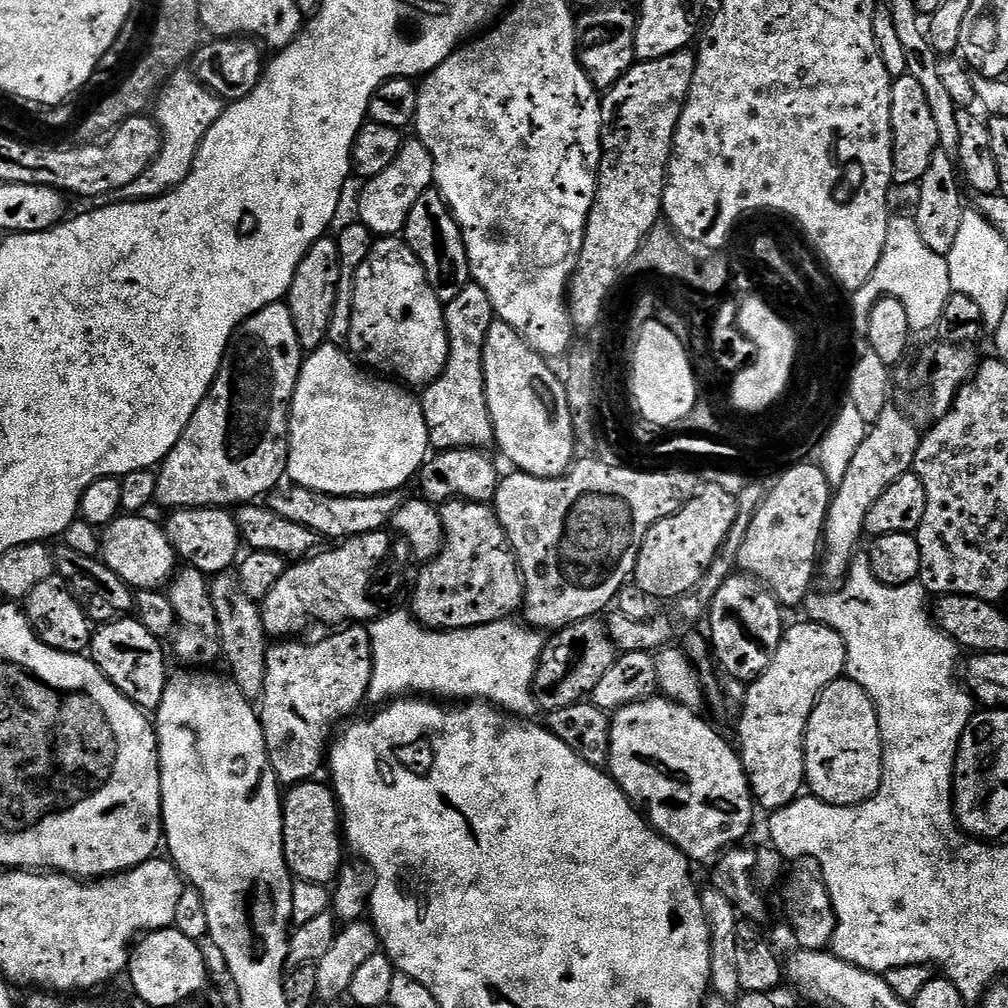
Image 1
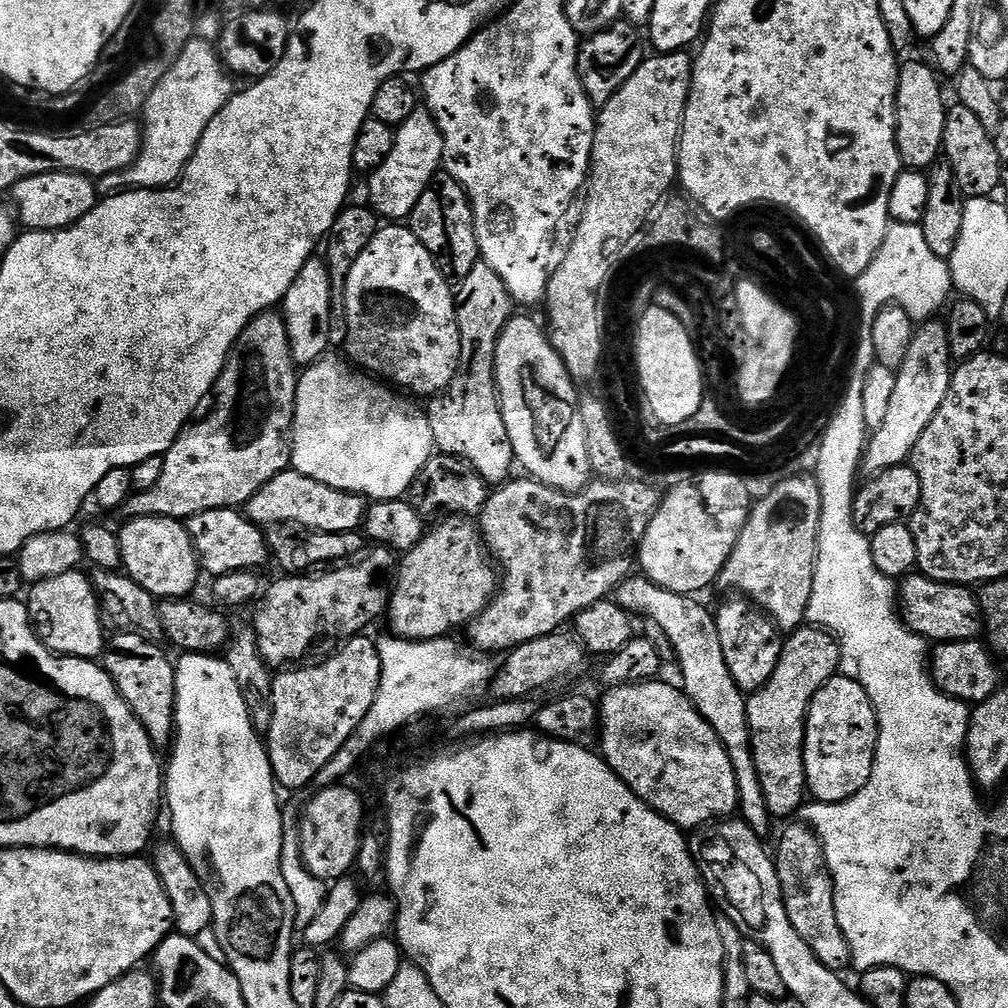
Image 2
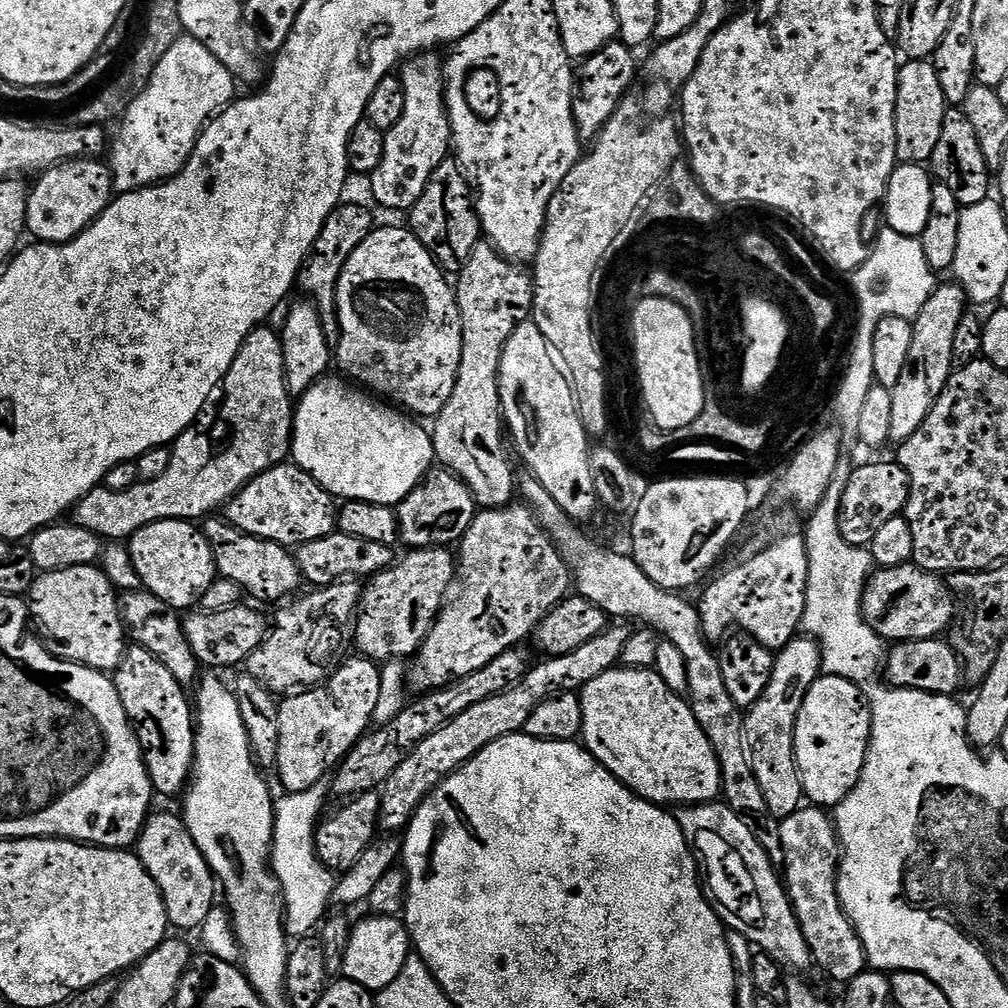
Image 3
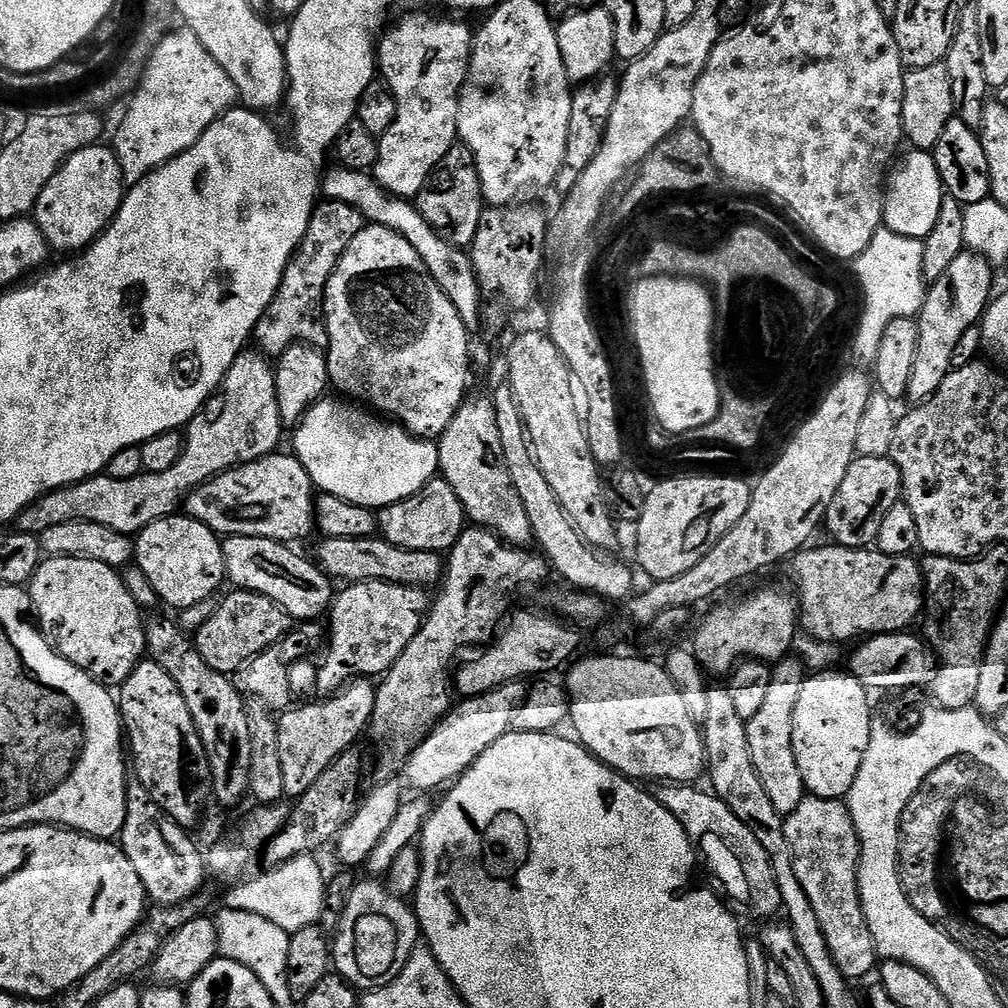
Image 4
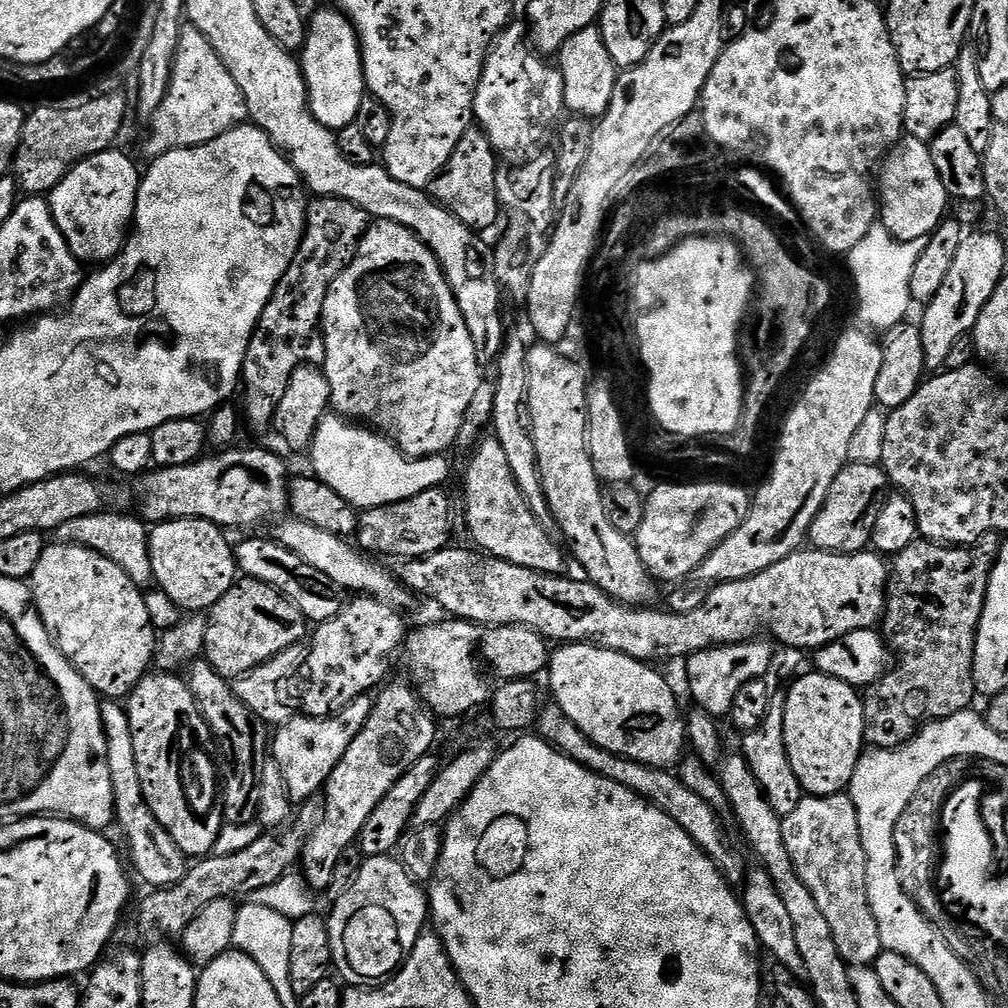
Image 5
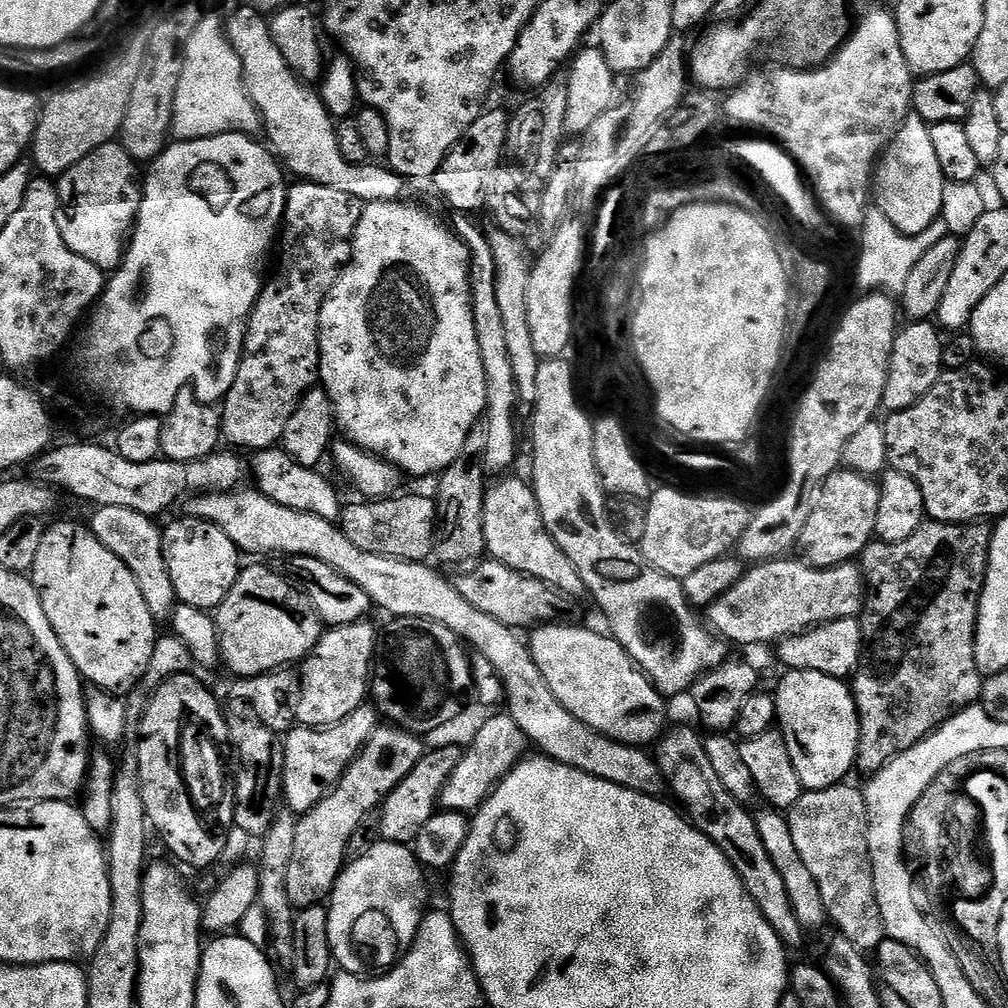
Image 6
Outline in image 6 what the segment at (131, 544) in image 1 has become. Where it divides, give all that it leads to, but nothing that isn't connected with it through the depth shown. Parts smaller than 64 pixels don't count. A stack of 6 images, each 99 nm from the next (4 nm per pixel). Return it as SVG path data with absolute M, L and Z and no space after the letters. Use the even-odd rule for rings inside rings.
M183 518L176 520L169 528L163 529L164 557L166 570L170 570L170 582L174 582L174 590L179 603L189 604L195 608L215 610L230 594L230 586L238 578L242 567L240 549L214 526L205 520Z

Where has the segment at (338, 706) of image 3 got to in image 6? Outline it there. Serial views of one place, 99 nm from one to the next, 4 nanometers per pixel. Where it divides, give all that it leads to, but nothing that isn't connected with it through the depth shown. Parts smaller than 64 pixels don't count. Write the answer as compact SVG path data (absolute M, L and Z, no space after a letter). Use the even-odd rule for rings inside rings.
M364 703L354 714L329 728L293 727L283 737L284 741L284 787L283 803L292 812L308 812L322 798L326 798L332 787L342 778L342 774L354 762L354 758L364 749L366 742L376 733L378 713L371 703Z

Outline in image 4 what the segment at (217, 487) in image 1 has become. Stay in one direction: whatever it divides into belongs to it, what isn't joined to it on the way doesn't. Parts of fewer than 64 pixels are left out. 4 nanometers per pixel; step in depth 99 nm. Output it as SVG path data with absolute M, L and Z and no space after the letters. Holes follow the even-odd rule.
M245 350L230 366L222 385L224 409L209 424L193 422L187 425L184 453L170 470L162 474L144 472L134 478L110 478L107 474L91 476L69 488L59 488L38 498L14 524L19 531L39 537L41 532L66 522L98 522L122 534L138 534L150 522L173 515L188 499L188 495L208 480L229 472L240 464L249 464L263 456L270 456L281 447L280 435L286 426L278 410L276 370L273 361L259 350Z

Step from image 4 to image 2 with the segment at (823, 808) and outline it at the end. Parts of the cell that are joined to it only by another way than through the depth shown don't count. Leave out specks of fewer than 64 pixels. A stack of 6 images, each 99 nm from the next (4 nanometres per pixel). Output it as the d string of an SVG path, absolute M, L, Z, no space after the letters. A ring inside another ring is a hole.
M807 823L792 824L780 836L774 848L776 873L780 883L780 893L786 906L786 914L790 918L790 926L798 930L802 942L814 950L814 958L822 962L822 966L831 972L843 973L852 963L850 946L846 942L846 934L838 922L836 903L834 902L834 886L832 875L826 866L824 851L816 833Z

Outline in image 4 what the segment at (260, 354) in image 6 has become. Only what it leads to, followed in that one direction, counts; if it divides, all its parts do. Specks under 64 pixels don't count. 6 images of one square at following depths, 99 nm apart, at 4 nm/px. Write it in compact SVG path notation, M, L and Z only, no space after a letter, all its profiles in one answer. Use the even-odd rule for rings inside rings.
M328 200L317 203L304 241L286 266L282 282L268 309L256 324L254 344L269 358L279 358L290 346L310 344L321 350L328 347L328 327L324 321L326 286L350 242L366 227L364 216L346 202Z

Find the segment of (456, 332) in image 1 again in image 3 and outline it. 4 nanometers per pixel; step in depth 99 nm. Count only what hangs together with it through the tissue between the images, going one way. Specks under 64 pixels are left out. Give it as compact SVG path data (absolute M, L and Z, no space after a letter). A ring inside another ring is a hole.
M481 242L464 263L464 269L455 277L456 305L462 322L462 362L458 382L454 382L454 394L450 394L450 402L442 406L434 418L433 424L436 425L430 428L435 459L468 487L481 509L507 508L518 492L518 476L512 473L512 464L508 461L509 445L506 443L506 425L500 407L500 363L510 334L514 334L519 324L525 323L532 314L534 280L520 268L523 267L519 263L501 256L500 251L491 244Z

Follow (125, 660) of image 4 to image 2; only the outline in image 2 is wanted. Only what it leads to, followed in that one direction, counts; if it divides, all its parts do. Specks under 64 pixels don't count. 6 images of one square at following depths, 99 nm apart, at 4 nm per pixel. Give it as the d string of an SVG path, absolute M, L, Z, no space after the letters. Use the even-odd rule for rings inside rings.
M77 570L58 574L58 578L46 578L46 582L31 585L29 592L32 593L26 597L28 616L49 652L58 656L77 656L80 660L96 660L106 643L104 628L100 625L101 601L91 579L82 573Z

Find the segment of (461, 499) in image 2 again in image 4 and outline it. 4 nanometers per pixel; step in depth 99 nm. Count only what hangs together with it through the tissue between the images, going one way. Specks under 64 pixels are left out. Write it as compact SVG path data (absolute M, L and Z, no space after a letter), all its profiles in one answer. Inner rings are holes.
M442 478L431 480L418 494L388 504L378 512L378 532L383 540L406 550L447 553L464 533L466 517L454 486Z

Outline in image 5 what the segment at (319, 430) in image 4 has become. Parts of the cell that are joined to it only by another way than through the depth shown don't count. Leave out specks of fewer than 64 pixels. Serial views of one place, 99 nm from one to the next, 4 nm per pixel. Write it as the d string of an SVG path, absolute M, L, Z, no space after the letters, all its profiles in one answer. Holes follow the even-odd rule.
M339 414L324 417L312 439L311 456L311 471L316 479L326 482L330 490L342 494L342 498L358 510L402 502L431 488L444 488L452 472L447 455L423 456L413 460L387 436Z

